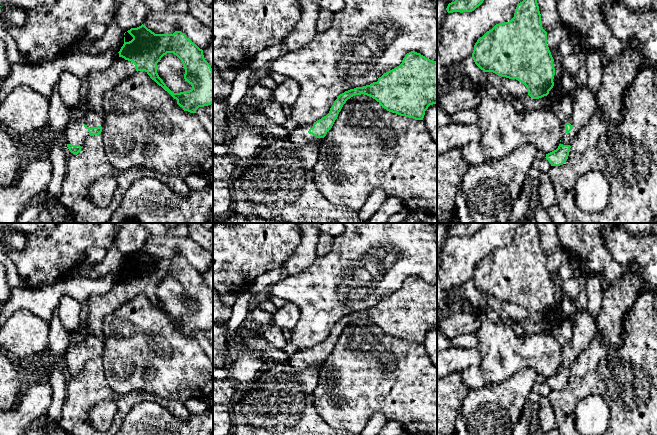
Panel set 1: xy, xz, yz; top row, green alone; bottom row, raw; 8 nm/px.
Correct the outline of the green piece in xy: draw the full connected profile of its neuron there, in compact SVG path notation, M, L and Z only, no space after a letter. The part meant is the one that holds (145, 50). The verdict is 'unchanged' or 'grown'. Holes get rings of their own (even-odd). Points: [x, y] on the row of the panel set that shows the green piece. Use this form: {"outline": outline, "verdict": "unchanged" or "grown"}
{"outline": "M145 25L137 28L131 28L127 31L133 39L129 42L125 41L121 47L119 57L112 65L103 71L94 71L88 75L88 93L86 102L86 112L79 119L70 120L64 131L65 142L69 151L77 155L81 151L81 146L90 136L99 135L105 122L105 113L103 108L103 99L107 91L118 85L123 79L126 79L138 71L145 71L152 80L167 91L177 104L184 111L196 113L199 107L211 105L213 103L213 69L205 60L203 50L194 44L181 31L175 31L173 34L155 34ZM167 53L173 53L182 62L185 74L184 79L192 86L189 91L174 93L171 91L157 73L157 63Z", "verdict": "grown"}

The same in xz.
{"outline": "M415 51L407 53L399 66L384 73L377 82L340 94L326 116L298 126L289 132L288 139L301 146L320 144L346 101L361 94L372 97L389 112L423 120L428 107L437 105L437 61Z", "verdict": "grown"}

